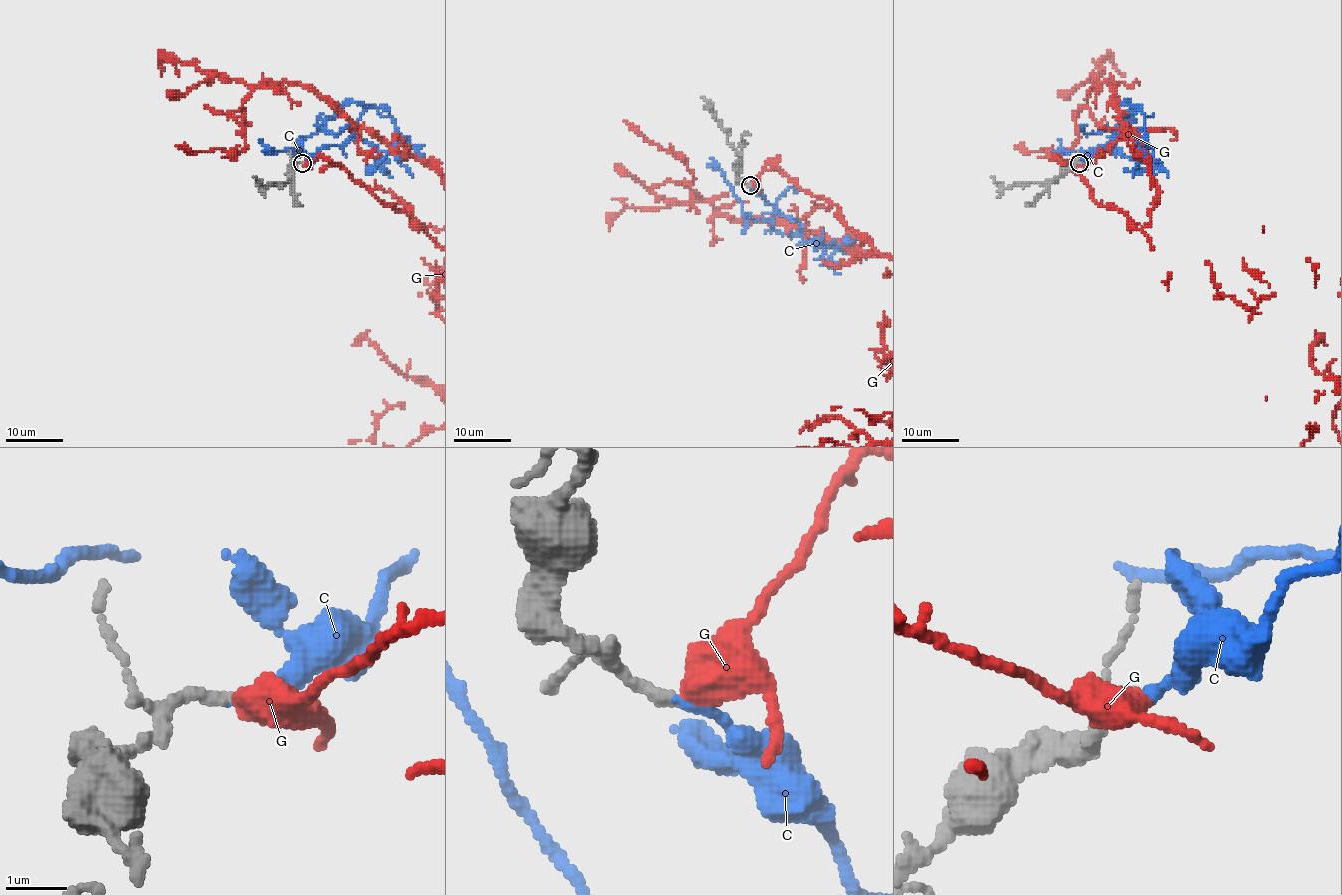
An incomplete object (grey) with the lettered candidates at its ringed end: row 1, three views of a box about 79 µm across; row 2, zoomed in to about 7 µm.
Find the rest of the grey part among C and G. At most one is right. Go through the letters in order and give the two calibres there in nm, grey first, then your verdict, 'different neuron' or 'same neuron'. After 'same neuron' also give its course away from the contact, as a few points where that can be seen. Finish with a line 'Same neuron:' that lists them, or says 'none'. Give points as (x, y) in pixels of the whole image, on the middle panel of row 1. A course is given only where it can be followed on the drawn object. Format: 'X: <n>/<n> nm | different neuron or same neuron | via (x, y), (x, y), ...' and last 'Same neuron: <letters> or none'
C: 190/190 nm | same neuron | via (750, 184), (800, 223), (806, 239), (816, 236), (744, 218), (708, 163)
G: 190/550 nm | different neuron
Same neuron: C

